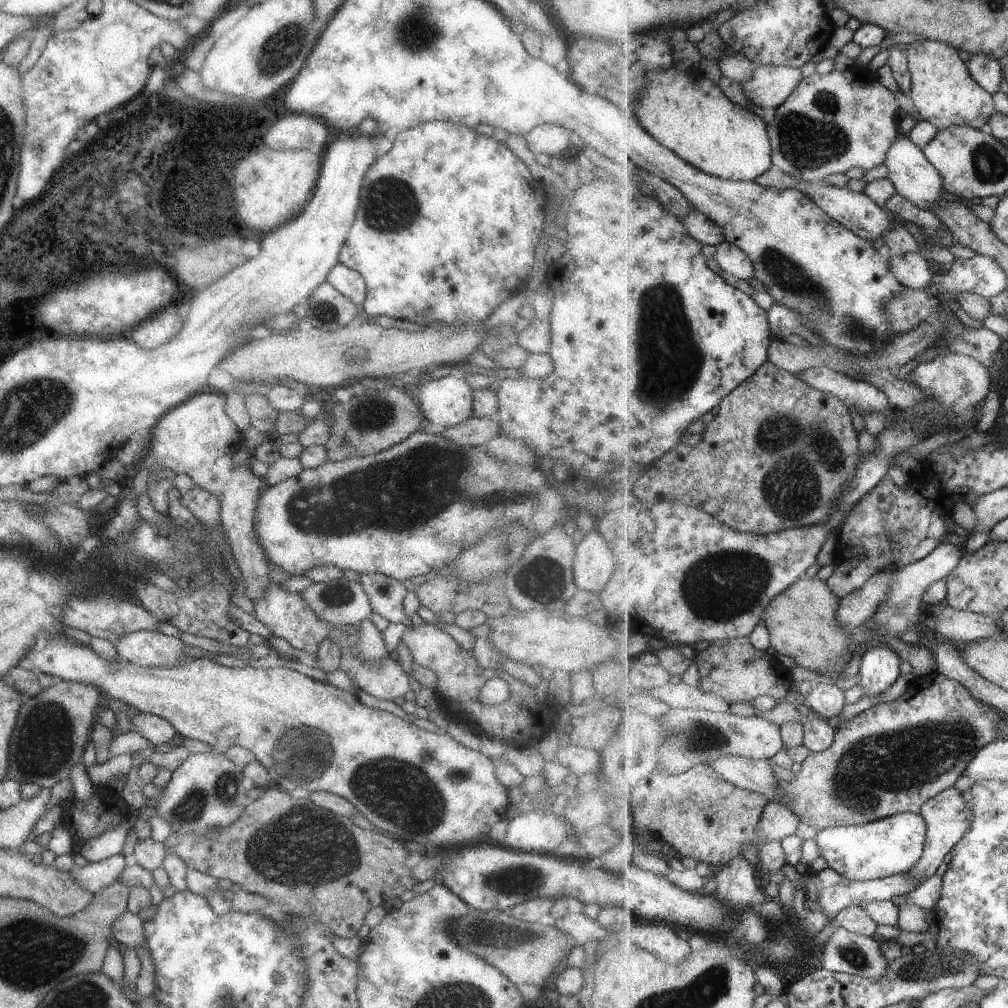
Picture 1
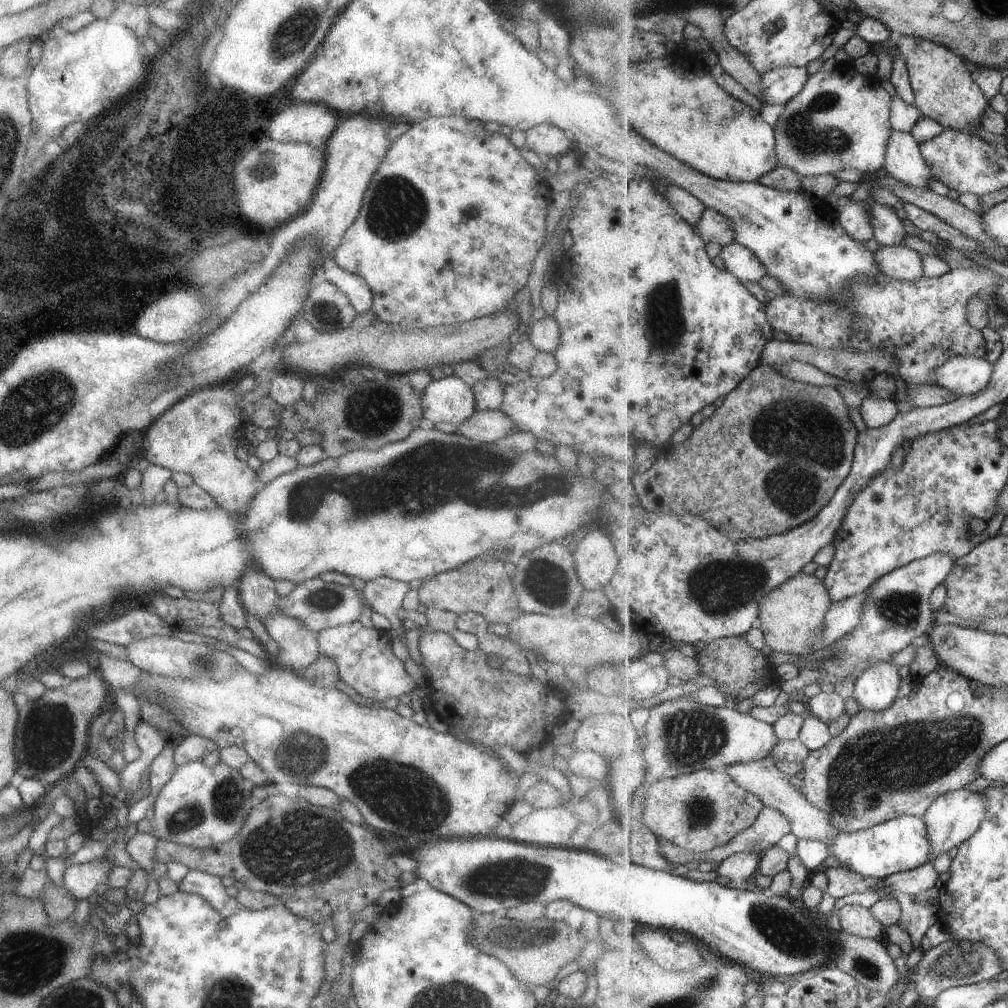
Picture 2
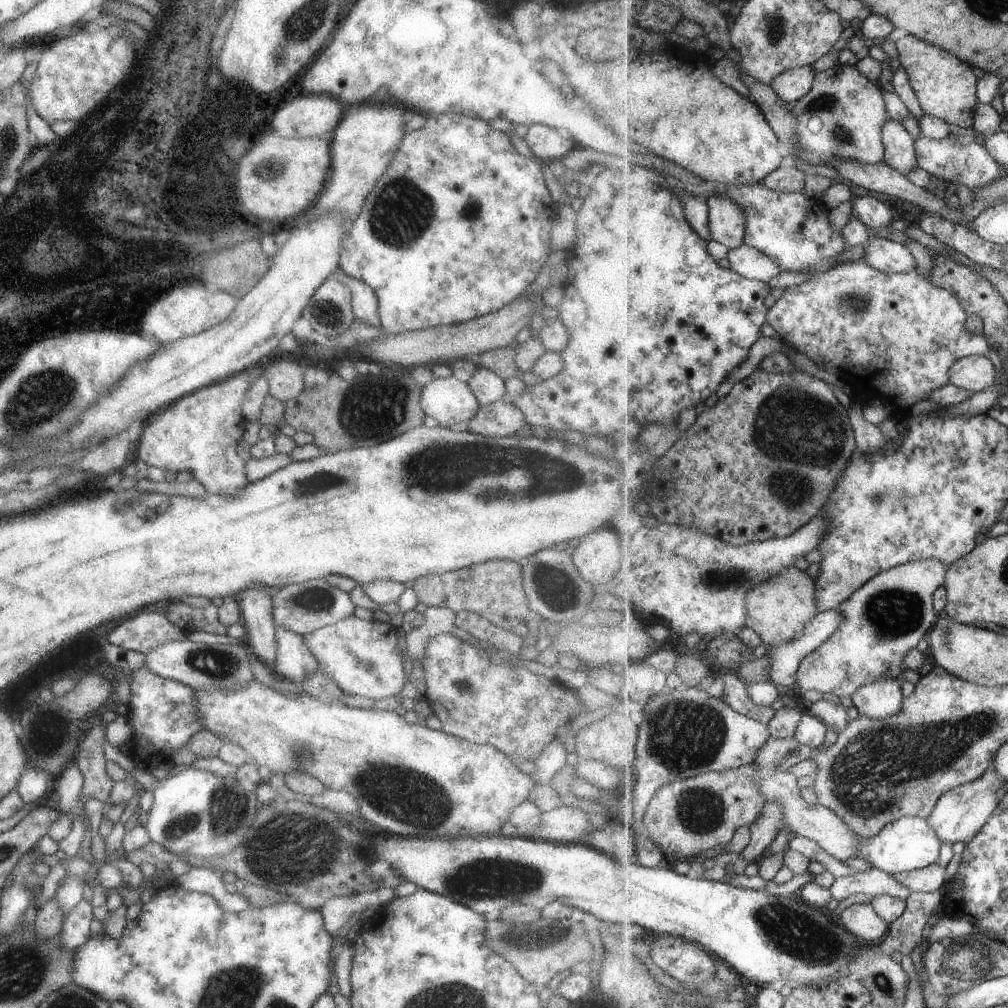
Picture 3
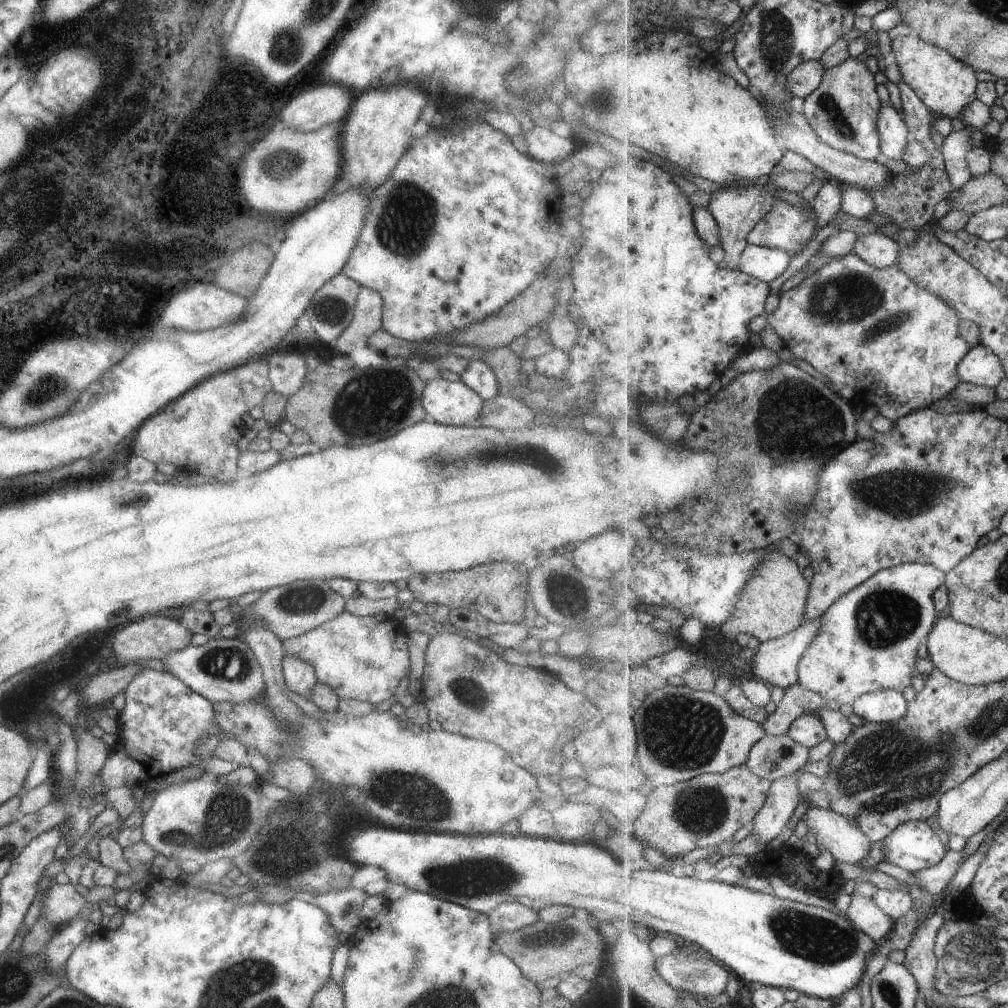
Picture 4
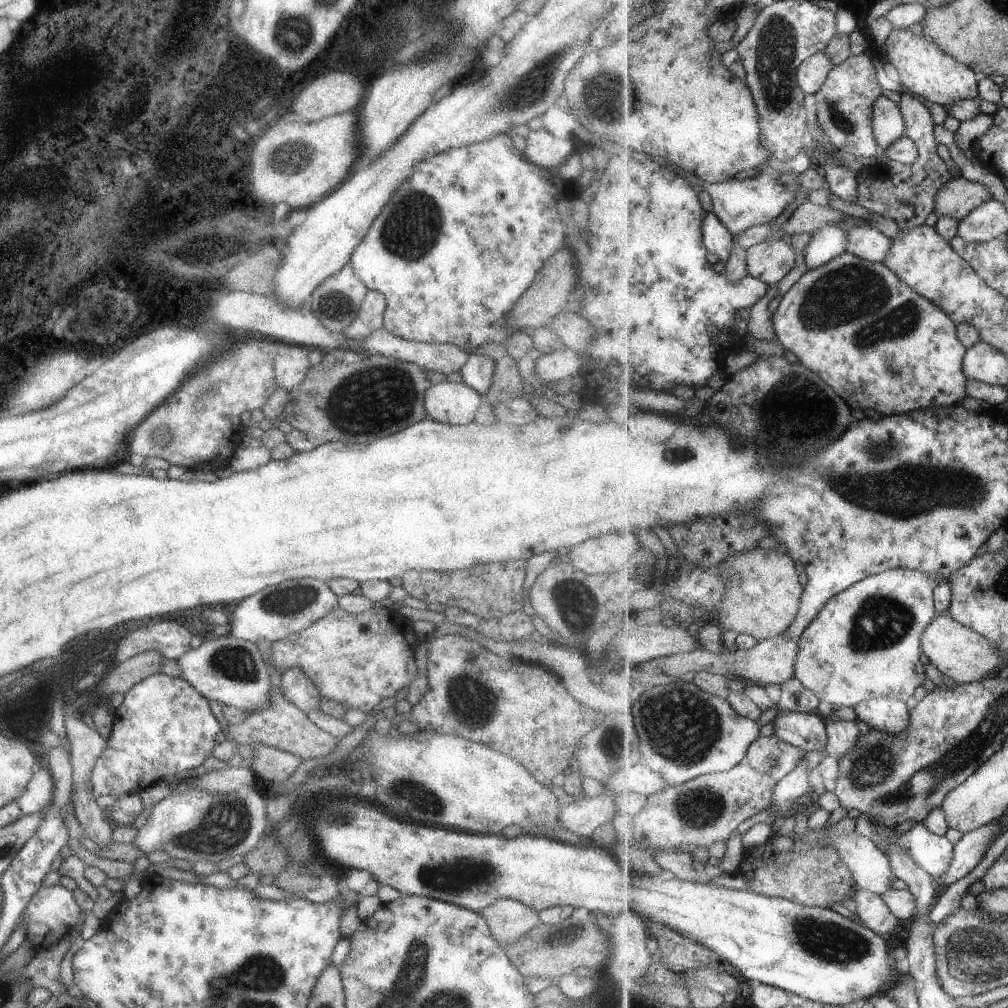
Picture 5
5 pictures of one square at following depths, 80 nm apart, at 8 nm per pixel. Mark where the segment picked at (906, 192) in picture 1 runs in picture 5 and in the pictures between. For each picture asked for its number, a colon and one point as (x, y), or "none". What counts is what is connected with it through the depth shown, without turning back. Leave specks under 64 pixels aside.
2: (904, 160)
3: (901, 152)
4: (896, 135)
5: (889, 125)

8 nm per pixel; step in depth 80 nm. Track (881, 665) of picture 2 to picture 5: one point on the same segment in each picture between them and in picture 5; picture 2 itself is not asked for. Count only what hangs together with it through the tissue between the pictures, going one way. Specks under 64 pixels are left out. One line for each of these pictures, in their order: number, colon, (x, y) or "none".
3: (881, 699)
4: (886, 706)
5: (892, 716)

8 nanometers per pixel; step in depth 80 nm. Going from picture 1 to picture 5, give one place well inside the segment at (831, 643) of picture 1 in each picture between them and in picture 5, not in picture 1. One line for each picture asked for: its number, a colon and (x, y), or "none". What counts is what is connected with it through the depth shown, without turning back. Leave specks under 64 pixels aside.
2: (788, 616)
3: (782, 605)
4: (774, 602)
5: (764, 592)

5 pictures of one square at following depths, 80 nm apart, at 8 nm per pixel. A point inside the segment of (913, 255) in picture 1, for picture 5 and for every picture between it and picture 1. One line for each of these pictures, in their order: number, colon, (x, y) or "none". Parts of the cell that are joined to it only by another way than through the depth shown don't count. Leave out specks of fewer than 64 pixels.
2: (898, 261)
3: (883, 253)
4: (881, 250)
5: (867, 242)

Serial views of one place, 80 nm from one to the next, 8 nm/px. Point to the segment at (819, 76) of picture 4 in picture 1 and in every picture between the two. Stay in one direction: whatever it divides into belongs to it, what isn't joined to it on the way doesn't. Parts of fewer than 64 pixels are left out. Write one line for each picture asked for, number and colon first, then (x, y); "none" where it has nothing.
1: (770, 86)
2: (781, 85)
3: (791, 85)

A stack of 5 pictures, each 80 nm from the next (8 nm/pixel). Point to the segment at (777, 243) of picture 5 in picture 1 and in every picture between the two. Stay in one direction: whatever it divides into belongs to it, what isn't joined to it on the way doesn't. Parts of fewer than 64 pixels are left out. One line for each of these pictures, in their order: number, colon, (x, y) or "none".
1: (734, 261)
2: (741, 261)
3: (753, 263)
4: (765, 263)

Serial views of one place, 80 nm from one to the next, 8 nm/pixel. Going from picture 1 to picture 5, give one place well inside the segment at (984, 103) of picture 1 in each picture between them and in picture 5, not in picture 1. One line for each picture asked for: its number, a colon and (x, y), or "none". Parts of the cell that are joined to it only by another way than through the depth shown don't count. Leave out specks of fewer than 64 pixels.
2: (945, 89)
3: (947, 87)
4: (947, 85)
5: (924, 68)

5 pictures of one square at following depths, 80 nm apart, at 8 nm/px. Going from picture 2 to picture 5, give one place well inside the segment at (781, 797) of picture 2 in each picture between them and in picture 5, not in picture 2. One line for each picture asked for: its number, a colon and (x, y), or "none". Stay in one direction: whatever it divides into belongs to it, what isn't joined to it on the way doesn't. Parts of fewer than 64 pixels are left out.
3: (834, 834)
4: (850, 844)
5: (872, 869)

